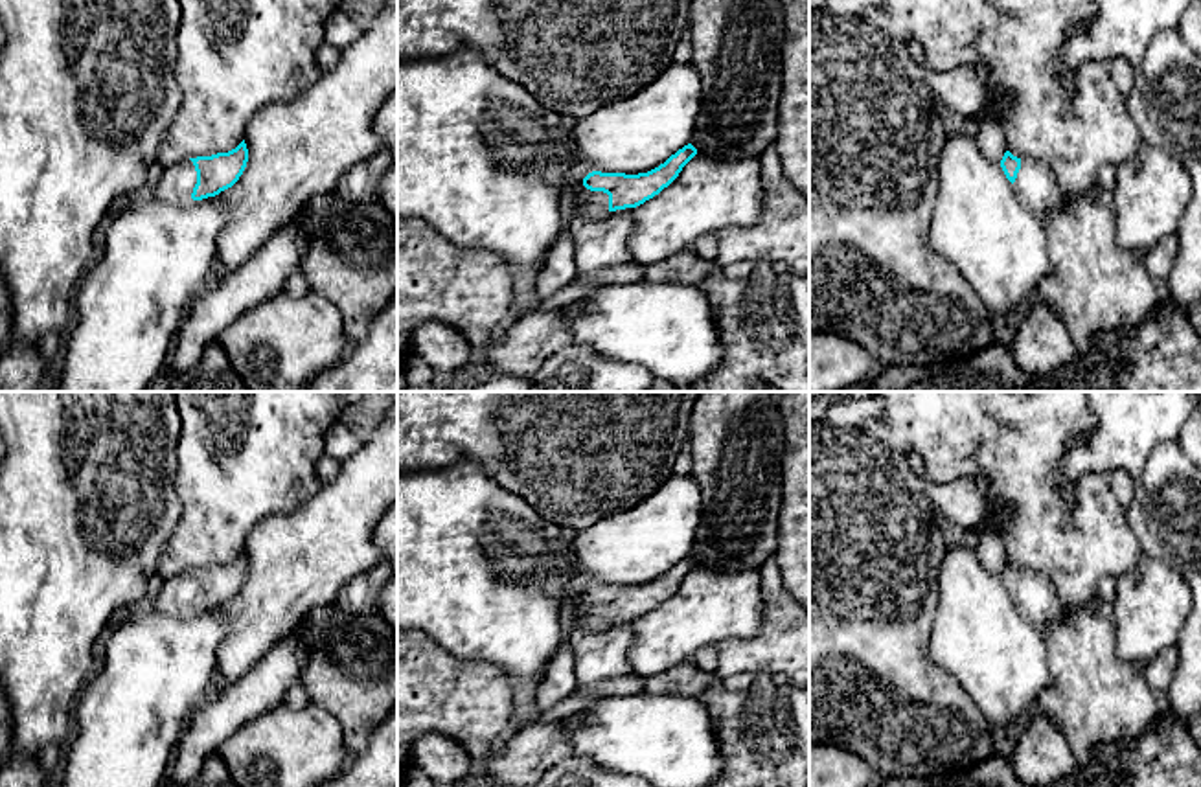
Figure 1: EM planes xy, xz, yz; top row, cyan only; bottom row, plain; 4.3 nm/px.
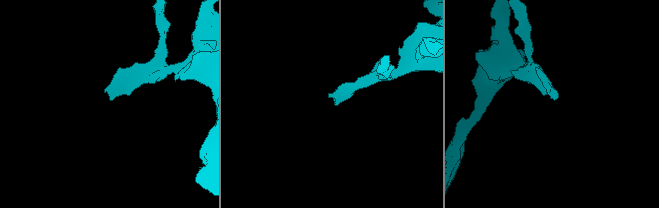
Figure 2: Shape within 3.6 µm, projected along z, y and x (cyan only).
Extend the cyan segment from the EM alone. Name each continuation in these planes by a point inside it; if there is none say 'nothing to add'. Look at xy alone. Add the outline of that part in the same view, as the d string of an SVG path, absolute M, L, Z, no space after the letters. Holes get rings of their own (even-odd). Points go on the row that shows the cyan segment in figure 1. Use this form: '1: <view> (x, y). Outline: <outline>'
1: xy (177, 182). Outline: M188 158L175 165L164 167L164 175L154 189L154 197L171 204L189 206L195 202L191 199L195 184L197 171L193 162Z

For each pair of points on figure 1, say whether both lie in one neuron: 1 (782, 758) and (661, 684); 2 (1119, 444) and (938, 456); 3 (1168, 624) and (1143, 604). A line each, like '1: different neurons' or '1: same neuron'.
1: same neuron
2: different neurons
3: same neuron

